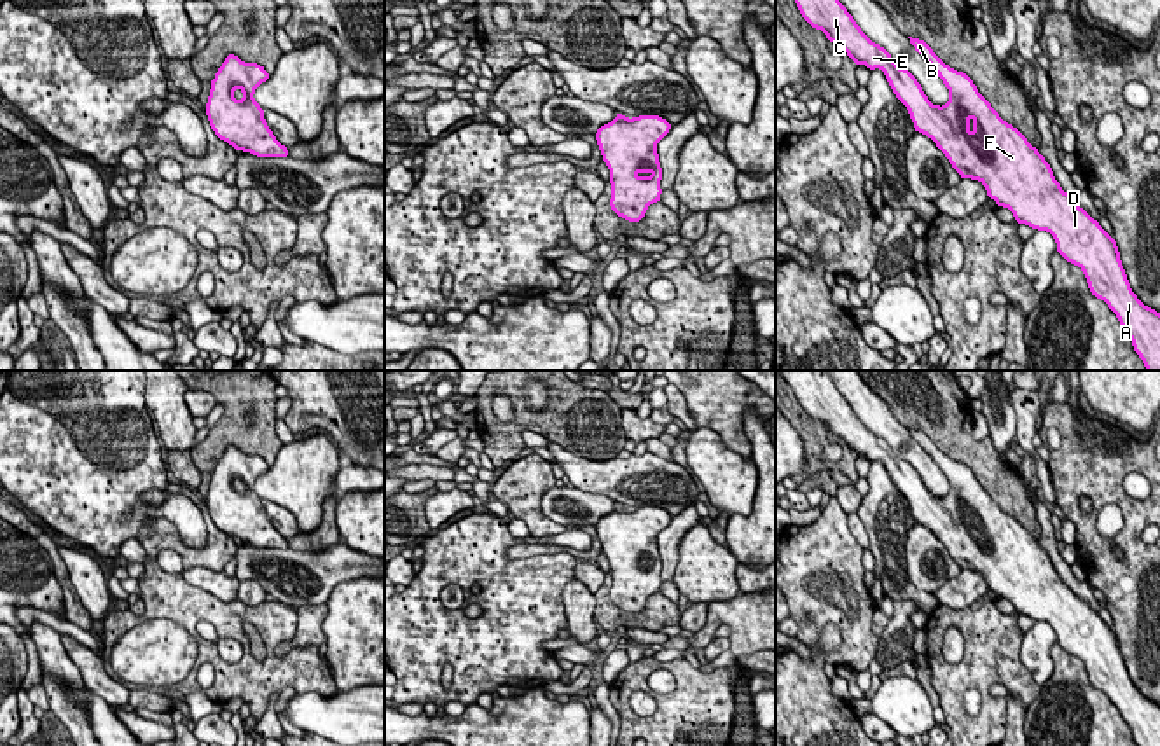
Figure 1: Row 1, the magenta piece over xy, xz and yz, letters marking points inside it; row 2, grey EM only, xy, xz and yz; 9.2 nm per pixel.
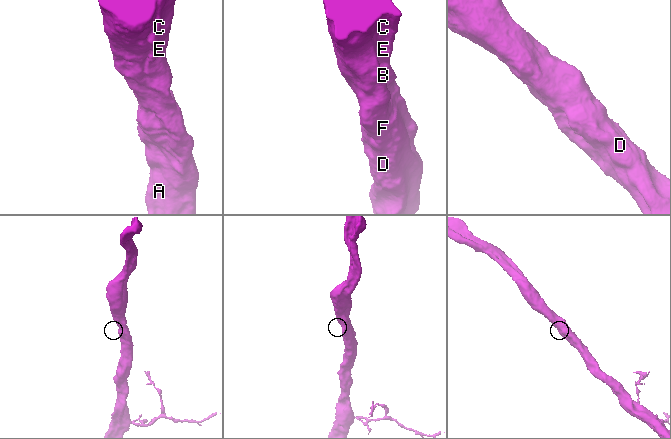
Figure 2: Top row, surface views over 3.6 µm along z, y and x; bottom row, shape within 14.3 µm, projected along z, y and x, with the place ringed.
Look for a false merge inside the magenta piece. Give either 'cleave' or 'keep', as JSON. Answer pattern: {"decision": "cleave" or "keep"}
{"decision": "keep"}

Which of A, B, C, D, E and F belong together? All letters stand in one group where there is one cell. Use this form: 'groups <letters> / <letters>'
groups A B C D E F

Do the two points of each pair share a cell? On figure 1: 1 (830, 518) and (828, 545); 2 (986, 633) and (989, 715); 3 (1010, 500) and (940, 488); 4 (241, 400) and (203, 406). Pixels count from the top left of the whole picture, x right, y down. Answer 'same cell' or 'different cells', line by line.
1: same cell
2: same cell
3: different cells
4: different cells

